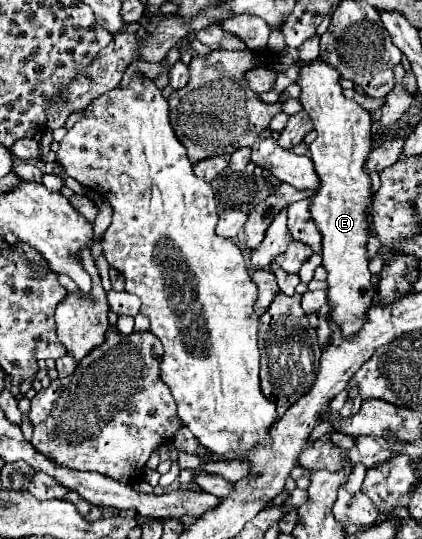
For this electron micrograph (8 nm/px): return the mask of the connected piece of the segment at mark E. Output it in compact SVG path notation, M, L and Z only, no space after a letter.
M315 59L311 63L301 63L301 77L295 81L301 87L301 103L303 109L307 111L307 115L313 119L315 131L317 131L317 139L309 145L309 153L311 153L311 161L317 169L317 177L321 177L321 189L317 189L317 193L311 197L311 215L323 235L323 265L329 273L327 283L327 297L329 297L329 305L331 305L331 319L335 323L341 325L341 333L345 337L355 335L363 321L365 321L365 313L371 307L371 297L375 295L375 287L371 285L371 273L367 269L367 239L369 239L369 223L365 221L365 211L371 207L371 177L365 173L365 161L371 153L371 115L353 99L347 99L343 95L343 89L339 85L341 75L337 73L337 69L333 69L331 65L323 63L321 59Z

